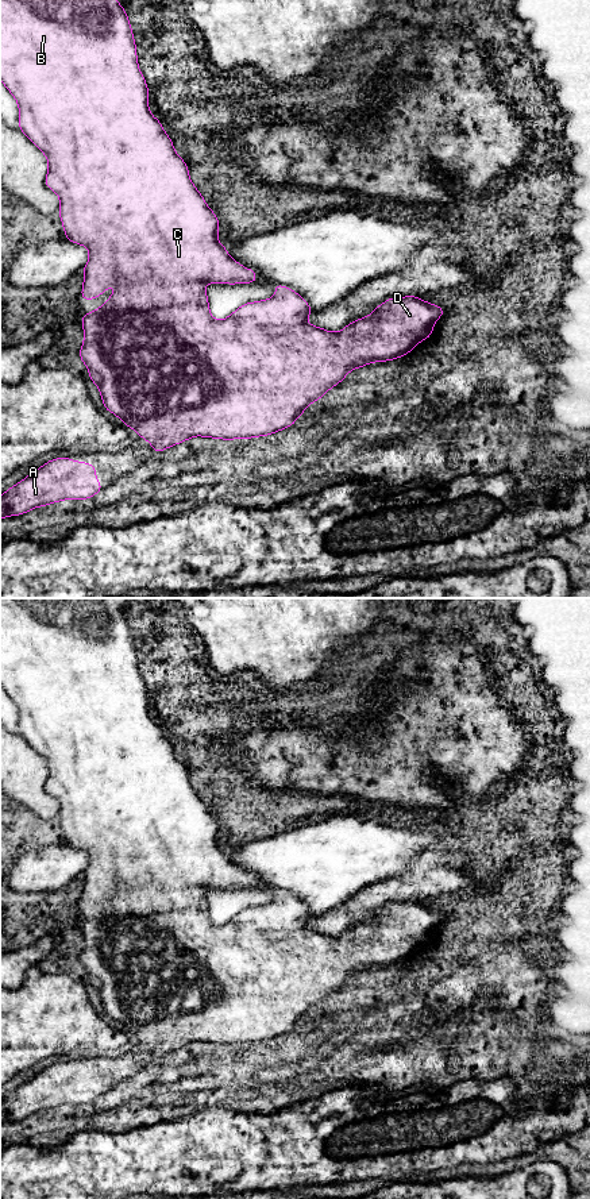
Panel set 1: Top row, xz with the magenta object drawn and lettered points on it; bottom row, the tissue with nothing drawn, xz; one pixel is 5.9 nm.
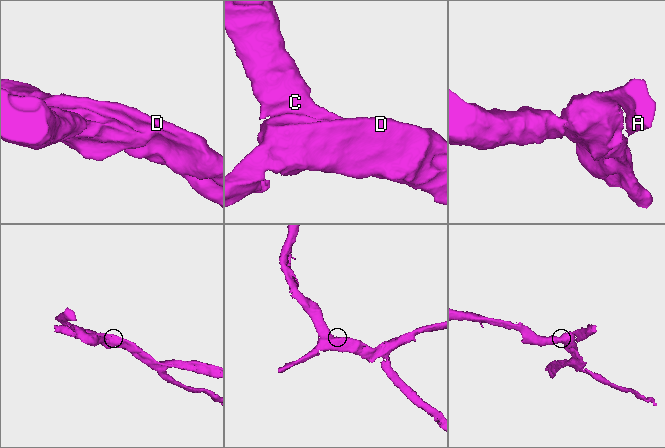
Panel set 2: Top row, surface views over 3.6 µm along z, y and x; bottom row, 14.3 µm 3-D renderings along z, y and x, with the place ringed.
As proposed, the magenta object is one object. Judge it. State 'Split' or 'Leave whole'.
Leave whole

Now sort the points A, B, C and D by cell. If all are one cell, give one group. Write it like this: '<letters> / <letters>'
A B C D

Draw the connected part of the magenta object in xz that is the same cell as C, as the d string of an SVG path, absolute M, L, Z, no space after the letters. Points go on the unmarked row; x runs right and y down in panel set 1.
M0 598L0 686L15 702L19 710L19 735L46 760L49 776L45 790L59 802L59 822L65 841L69 847L85 851L89 864L82 875L82 905L93 905L107 892L117 891L109 905L90 918L82 920L84 948L80 953L80 964L89 976L89 984L95 987L103 1003L104 1014L117 1021L126 1032L146 1044L155 1057L186 1046L194 1041L235 1045L267 1041L289 1033L302 1017L316 1005L320 1005L331 992L340 988L344 982L358 972L373 967L398 964L409 959L416 949L432 940L437 924L444 914L427 907L417 901L393 902L378 910L369 921L347 929L339 937L331 937L311 930L306 922L312 914L308 907L290 892L275 888L275 899L271 903L246 907L224 925L212 922L205 897L207 888L252 888L257 878L234 865L225 851L217 845L219 824L209 814L201 798L193 790L184 764L176 757L170 741L161 726L149 714L149 693L138 671L136 649L126 614L115 604L113 598Z

